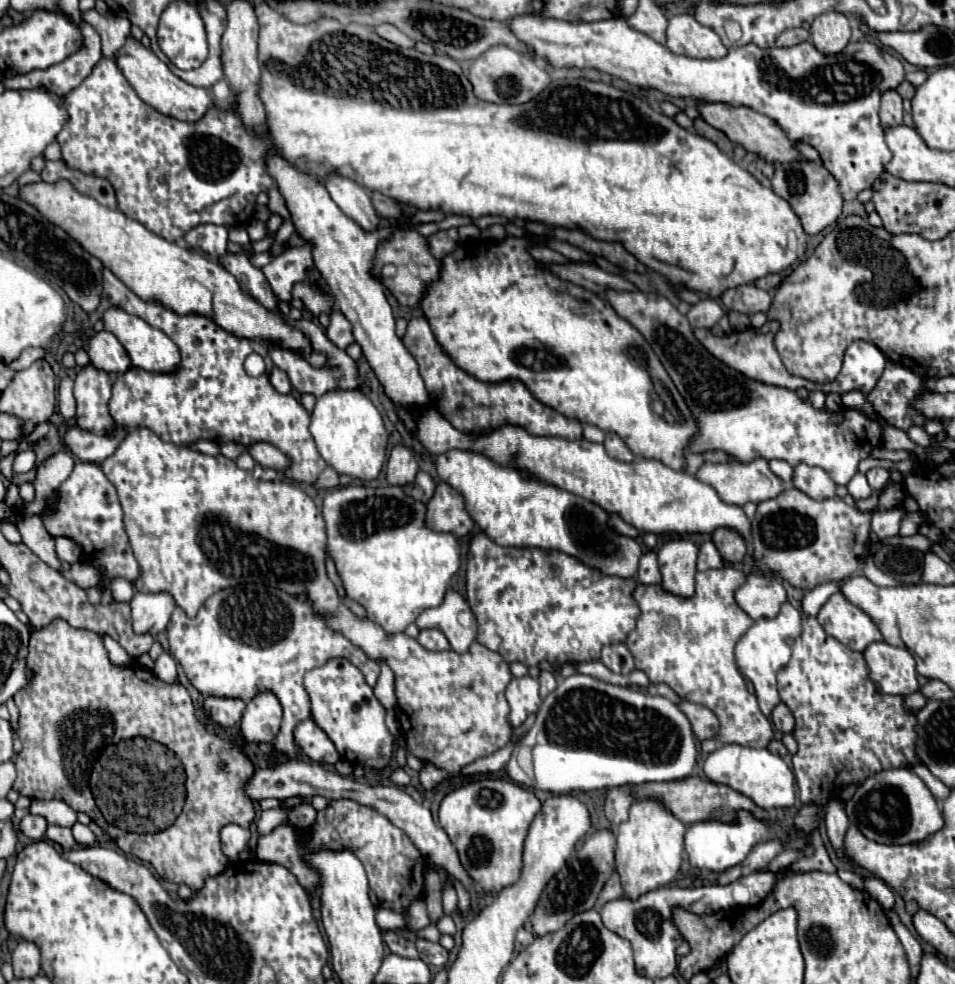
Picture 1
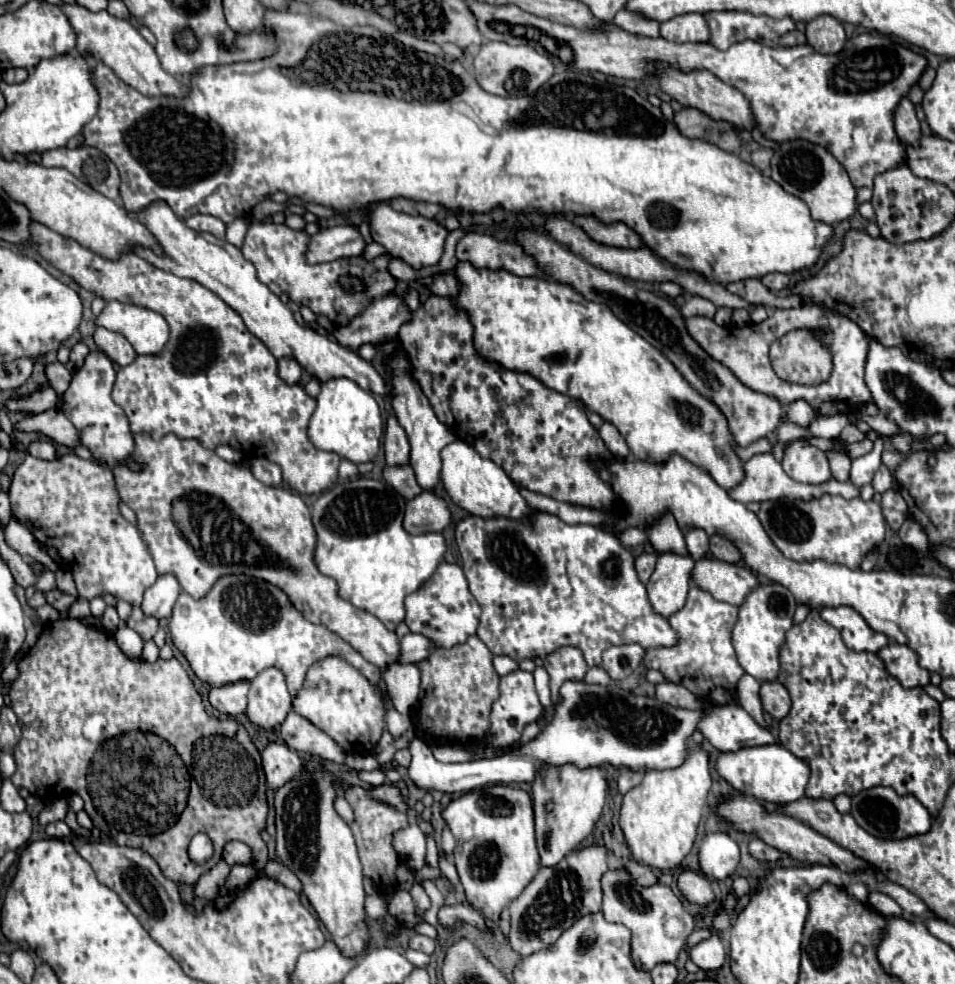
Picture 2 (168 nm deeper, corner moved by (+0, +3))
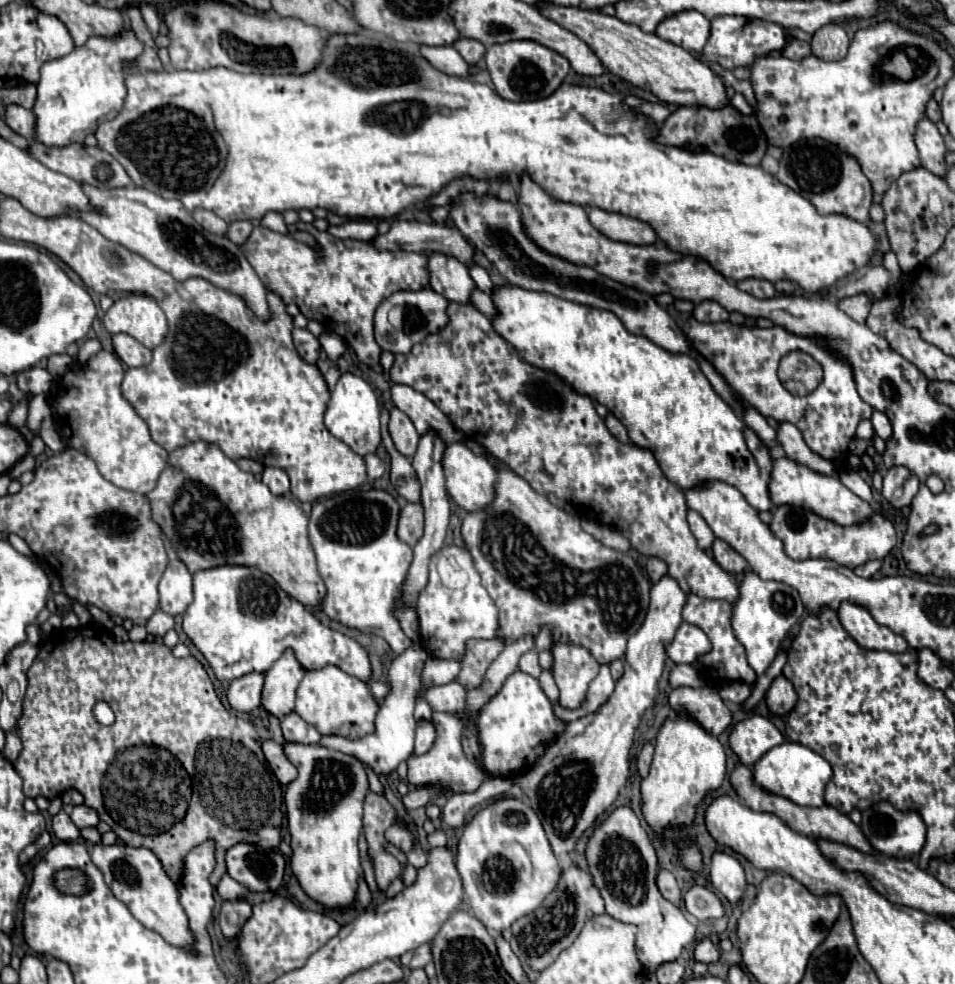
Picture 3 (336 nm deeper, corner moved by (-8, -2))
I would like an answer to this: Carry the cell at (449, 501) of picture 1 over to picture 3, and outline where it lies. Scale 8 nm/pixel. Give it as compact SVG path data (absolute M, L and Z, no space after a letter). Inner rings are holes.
M406 503L400 511L398 519L398 539L414 547L422 537L424 529L424 509L420 503Z

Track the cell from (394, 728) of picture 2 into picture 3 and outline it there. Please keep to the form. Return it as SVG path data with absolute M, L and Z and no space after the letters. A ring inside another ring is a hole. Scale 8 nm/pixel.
M414 643L410 649L406 649L402 655L398 655L392 661L390 671L388 671L390 693L380 703L380 709L376 713L376 721L374 721L374 727L376 727L374 733L360 737L358 741L350 741L346 737L338 737L338 735L322 735L322 741L318 741L318 745L336 749L340 753L348 753L348 755L360 759L362 763L370 765L378 775L392 773L398 767L398 763L406 761L414 751L414 729L416 729L414 701L422 687L420 675L422 675L426 659L428 659L428 653L418 643Z

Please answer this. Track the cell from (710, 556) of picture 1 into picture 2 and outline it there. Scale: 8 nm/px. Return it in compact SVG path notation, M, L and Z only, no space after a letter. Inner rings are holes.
M688 528L686 530L686 546L688 546L688 552L694 560L704 558L710 550L708 534L704 530L698 530L698 528Z

